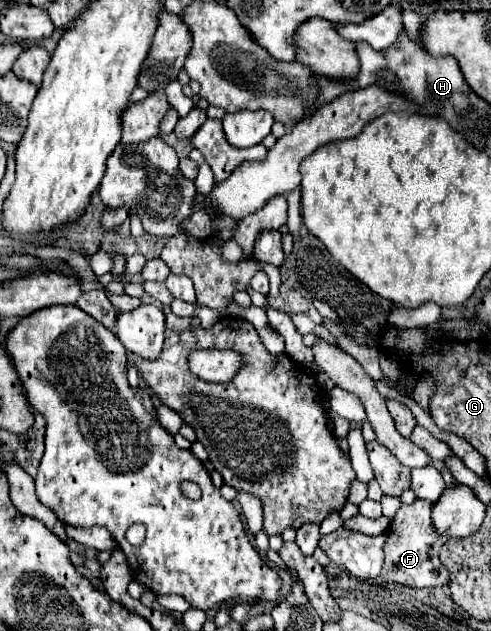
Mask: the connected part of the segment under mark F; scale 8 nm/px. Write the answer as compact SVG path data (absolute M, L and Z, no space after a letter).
M415 499L411 505L401 505L391 527L387 529L385 565L381 571L383 581L393 581L409 587L437 587L449 581L449 573L439 561L439 549L445 539L435 531L431 521L431 501Z

